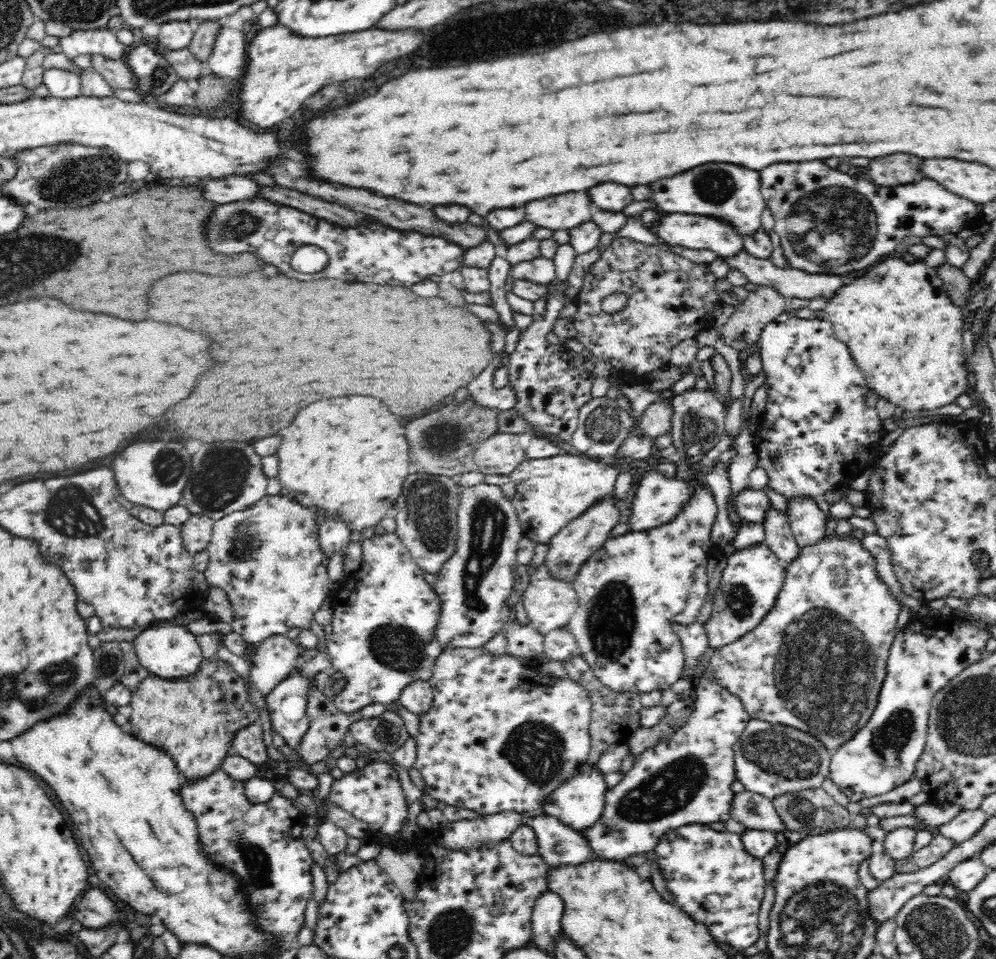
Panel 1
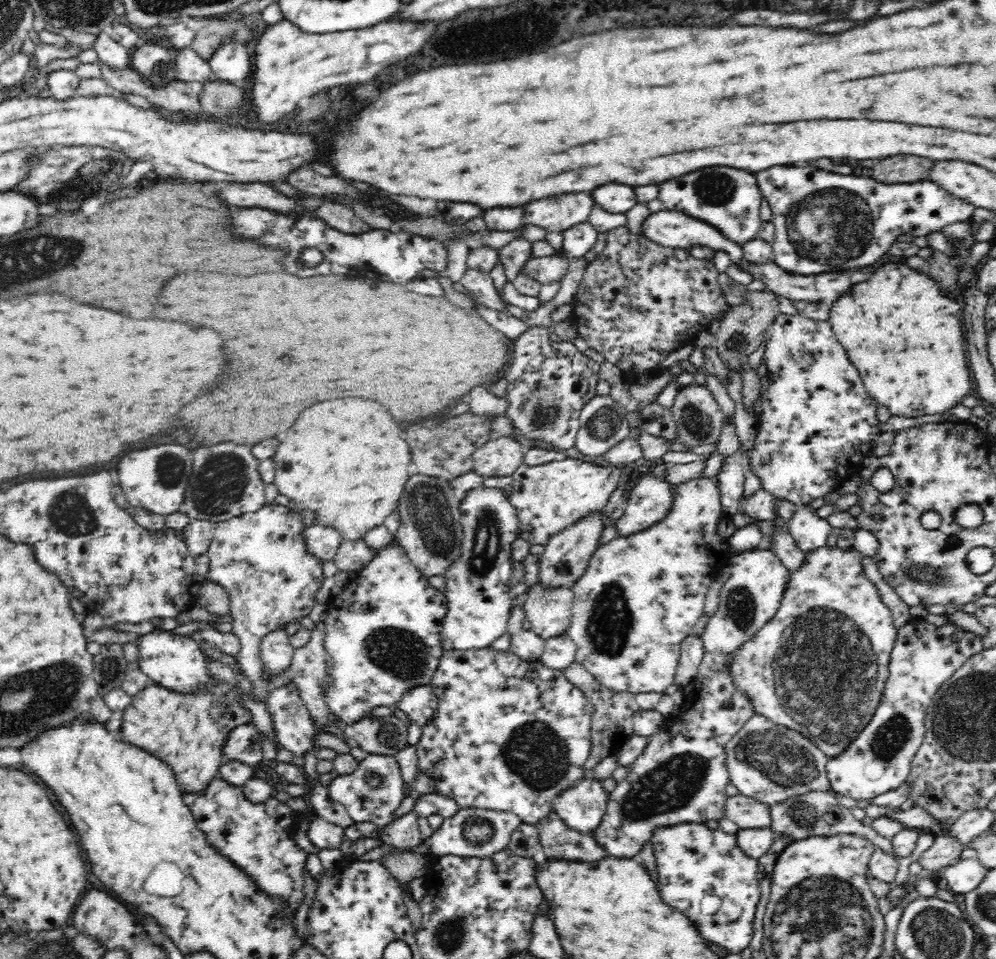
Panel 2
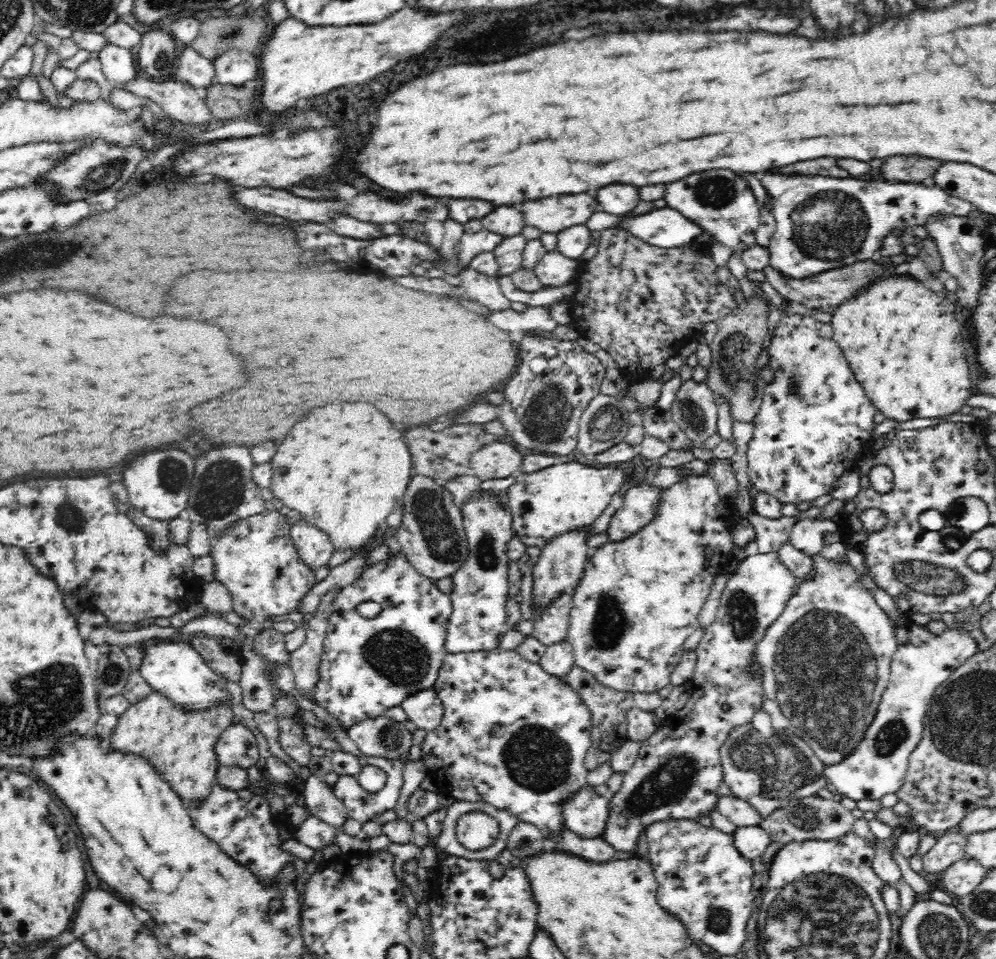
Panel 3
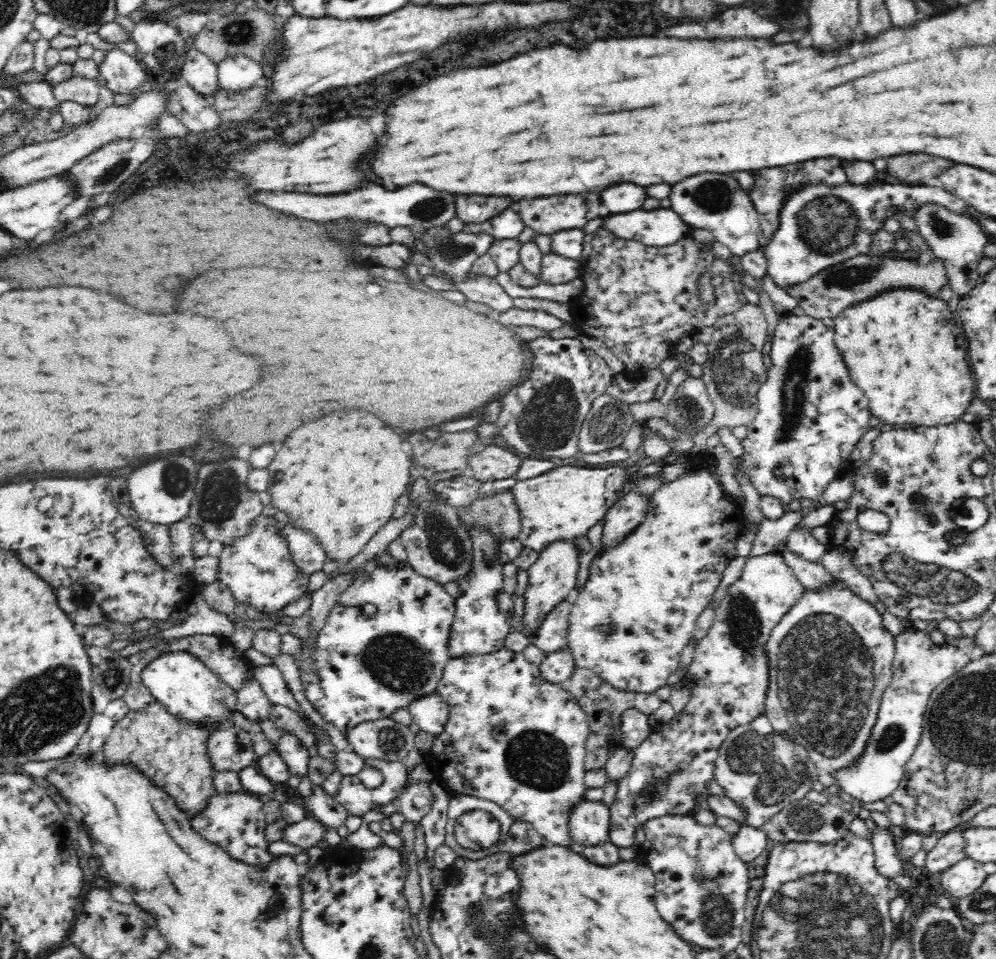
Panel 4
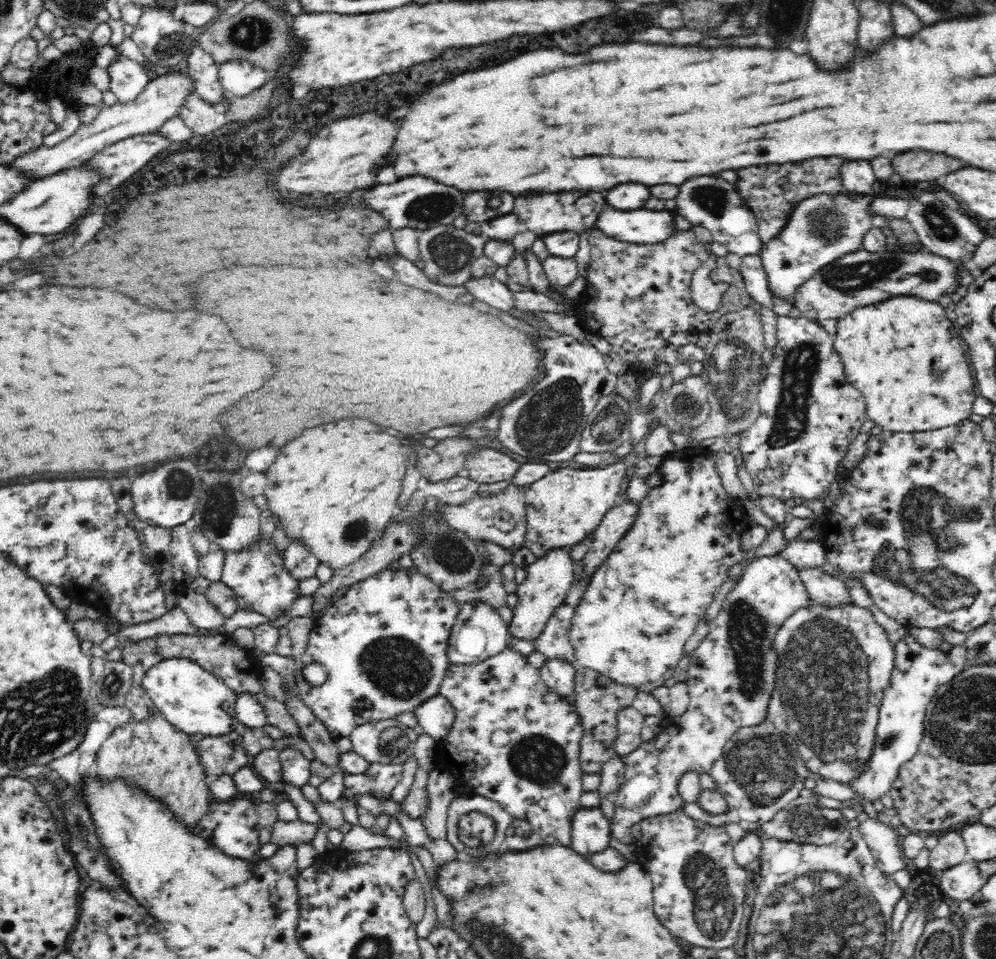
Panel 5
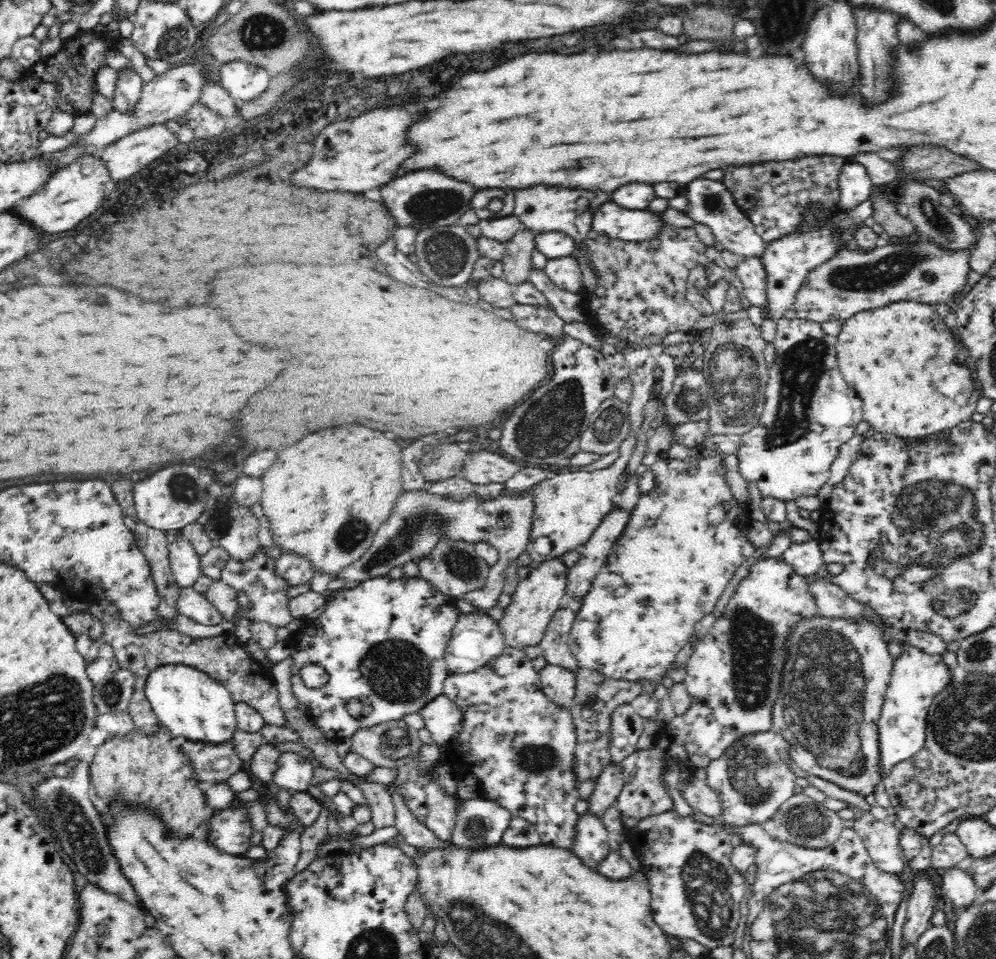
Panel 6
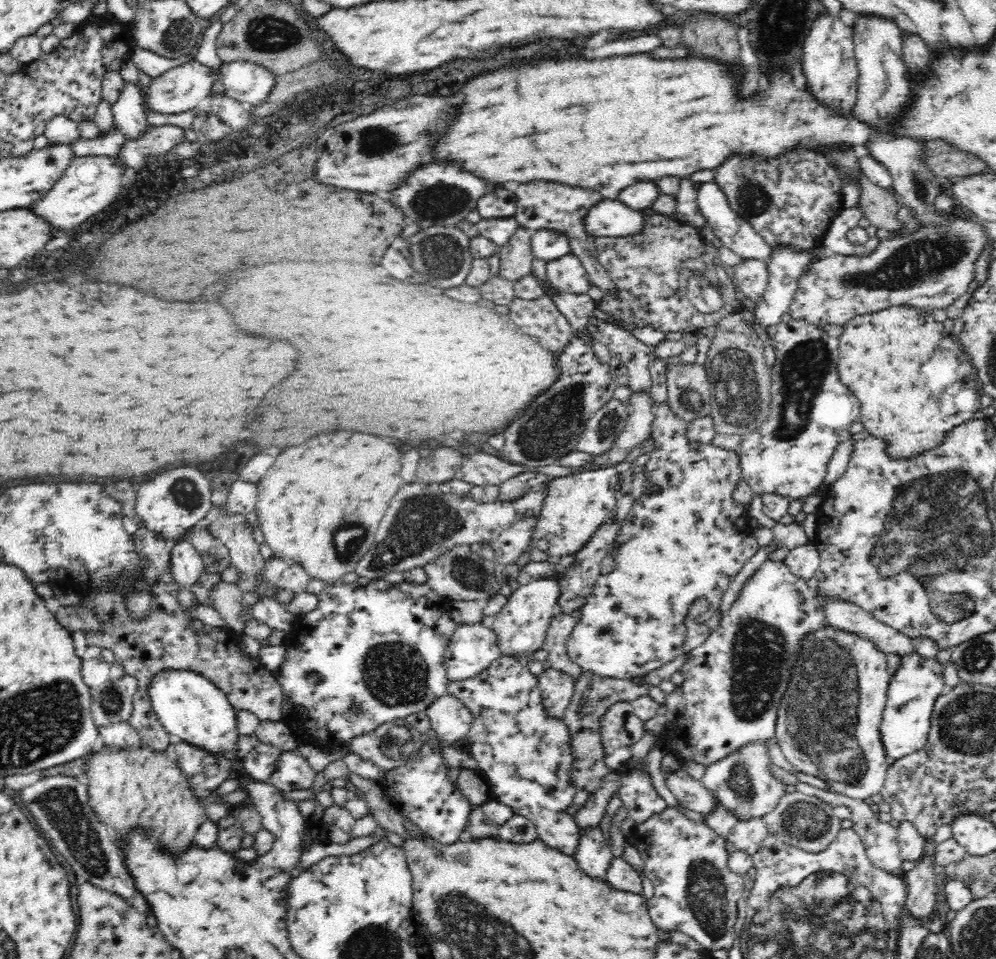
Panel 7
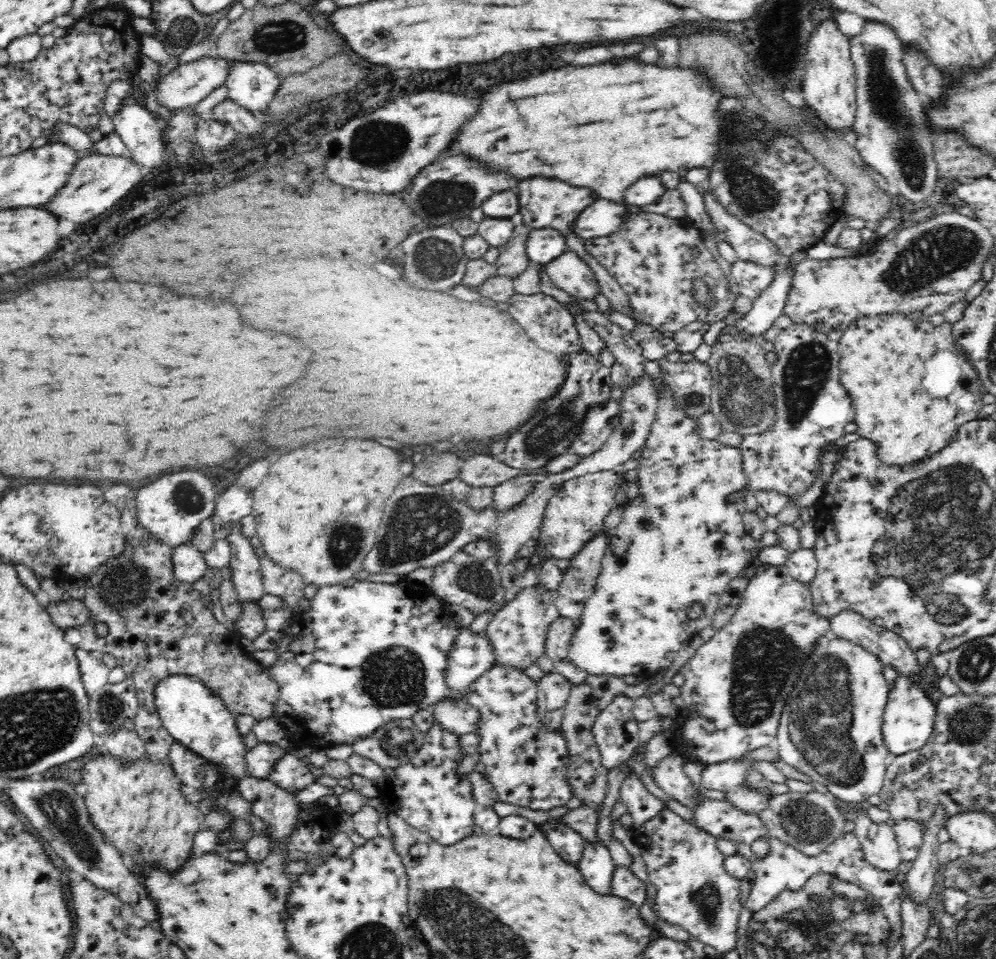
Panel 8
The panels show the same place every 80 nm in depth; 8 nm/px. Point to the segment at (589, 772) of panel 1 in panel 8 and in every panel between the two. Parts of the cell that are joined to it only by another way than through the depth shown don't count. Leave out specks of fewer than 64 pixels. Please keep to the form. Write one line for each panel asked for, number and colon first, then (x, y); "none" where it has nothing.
2: (582, 807)
3: (585, 814)
4: (589, 823)
5: (591, 832)
6: (591, 839)
7: (593, 855)
8: (597, 866)

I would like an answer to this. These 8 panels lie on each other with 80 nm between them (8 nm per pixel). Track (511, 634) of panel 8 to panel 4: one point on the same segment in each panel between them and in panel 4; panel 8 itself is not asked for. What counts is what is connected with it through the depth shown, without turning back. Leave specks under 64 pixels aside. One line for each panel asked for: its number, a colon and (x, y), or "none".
4: (550, 579)
5: (548, 579)
6: (541, 594)
7: (521, 626)

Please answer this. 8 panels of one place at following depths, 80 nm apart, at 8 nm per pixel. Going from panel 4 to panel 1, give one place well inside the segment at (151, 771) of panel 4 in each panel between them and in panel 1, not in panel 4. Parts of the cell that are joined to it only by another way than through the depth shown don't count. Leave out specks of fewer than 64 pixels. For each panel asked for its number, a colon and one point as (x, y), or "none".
1: (193, 721)
2: (188, 732)
3: (179, 744)

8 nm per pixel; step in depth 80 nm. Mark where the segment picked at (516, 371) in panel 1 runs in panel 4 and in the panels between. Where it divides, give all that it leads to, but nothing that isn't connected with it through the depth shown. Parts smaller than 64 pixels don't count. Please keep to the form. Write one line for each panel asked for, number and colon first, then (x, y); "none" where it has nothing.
2: (549, 381)
3: (555, 380)
4: (542, 417)

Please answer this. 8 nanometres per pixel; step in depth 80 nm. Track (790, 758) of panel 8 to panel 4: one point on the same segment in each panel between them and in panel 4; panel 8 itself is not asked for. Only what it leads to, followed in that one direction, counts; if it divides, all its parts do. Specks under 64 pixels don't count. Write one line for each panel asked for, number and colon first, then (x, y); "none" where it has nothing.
4: (841, 663)
5: (835, 665)
6: (833, 689)
7: (828, 722)

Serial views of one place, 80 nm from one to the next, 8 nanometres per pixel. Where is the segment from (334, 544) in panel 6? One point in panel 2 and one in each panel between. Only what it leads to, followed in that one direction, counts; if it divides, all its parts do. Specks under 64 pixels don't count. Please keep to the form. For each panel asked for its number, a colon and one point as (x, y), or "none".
2: (345, 460)
3: (344, 468)
4: (338, 478)
5: (333, 489)

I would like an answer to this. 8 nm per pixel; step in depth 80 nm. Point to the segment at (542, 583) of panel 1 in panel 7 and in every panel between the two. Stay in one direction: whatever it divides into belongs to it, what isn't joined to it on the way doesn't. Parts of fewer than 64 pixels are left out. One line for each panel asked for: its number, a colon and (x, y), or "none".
2: (549, 611)
3: (551, 625)
4: (551, 637)
5: (553, 644)
6: (555, 643)
7: (561, 627)

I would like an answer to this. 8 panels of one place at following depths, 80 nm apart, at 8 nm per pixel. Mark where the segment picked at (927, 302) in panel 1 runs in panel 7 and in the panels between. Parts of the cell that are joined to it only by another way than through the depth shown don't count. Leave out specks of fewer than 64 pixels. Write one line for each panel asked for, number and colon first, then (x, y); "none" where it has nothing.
2: (906, 339)
3: (908, 348)
4: (905, 350)
5: (908, 360)
6: (909, 369)
7: (913, 390)

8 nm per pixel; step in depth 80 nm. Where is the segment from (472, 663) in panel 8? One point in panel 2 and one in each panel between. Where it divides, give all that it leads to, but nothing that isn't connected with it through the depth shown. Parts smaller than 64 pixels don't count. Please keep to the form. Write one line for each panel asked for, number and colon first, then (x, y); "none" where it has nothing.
2: (479, 608)
3: (478, 623)
4: (480, 628)
5: (479, 633)
6: (476, 639)
7: (474, 647)

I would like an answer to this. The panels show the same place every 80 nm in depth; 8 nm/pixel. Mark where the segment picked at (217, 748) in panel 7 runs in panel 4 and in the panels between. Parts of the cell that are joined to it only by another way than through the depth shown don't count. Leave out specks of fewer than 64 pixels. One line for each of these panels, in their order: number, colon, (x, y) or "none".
4: (191, 693)
5: (191, 699)
6: (188, 703)

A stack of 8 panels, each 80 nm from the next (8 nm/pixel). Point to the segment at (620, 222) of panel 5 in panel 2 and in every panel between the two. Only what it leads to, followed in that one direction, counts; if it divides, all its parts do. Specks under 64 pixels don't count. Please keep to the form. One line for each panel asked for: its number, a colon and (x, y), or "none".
2: (668, 228)
3: (665, 228)
4: (661, 227)

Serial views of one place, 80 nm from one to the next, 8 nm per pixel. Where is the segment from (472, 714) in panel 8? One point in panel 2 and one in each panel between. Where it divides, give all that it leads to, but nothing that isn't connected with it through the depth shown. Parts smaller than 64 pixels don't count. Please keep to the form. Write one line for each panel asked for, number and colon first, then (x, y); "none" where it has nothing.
2: (420, 704)
3: (424, 708)
4: (431, 712)
5: (436, 715)
6: (444, 720)
7: (450, 719)

